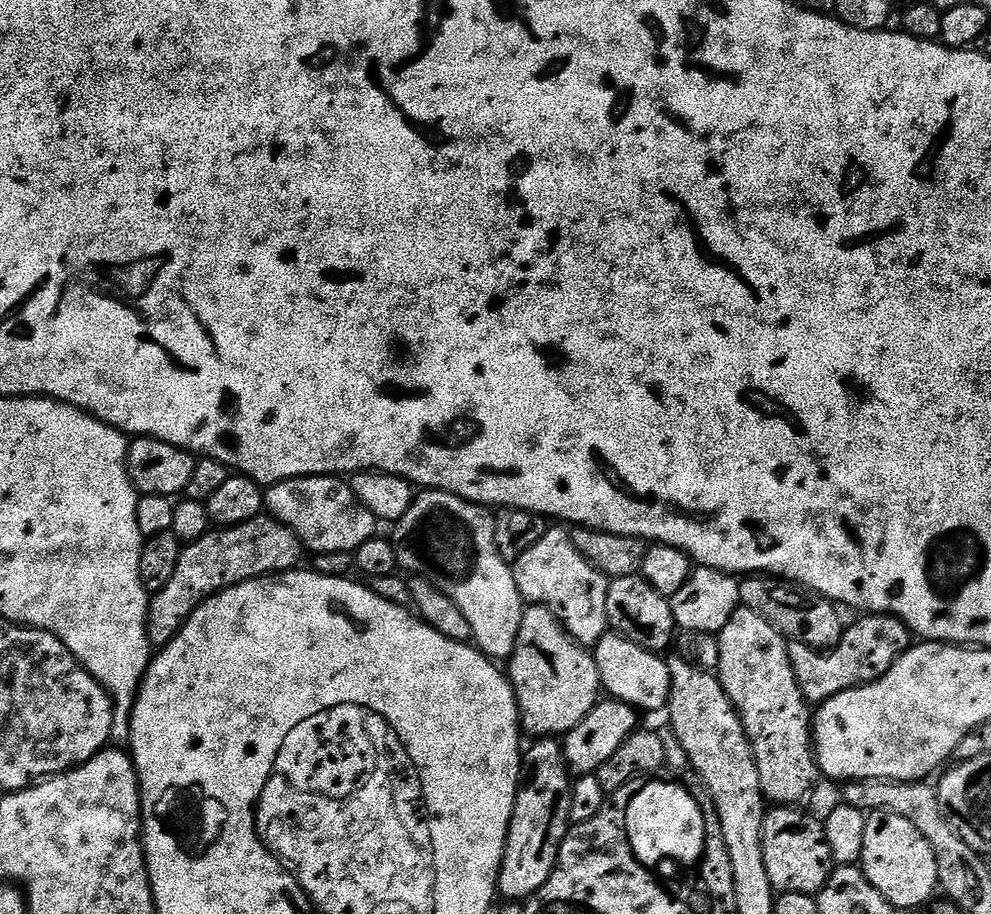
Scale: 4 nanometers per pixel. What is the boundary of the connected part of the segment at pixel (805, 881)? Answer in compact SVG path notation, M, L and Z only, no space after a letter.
M772 806L764 813L762 854L766 858L766 872L770 874L772 887L780 894L797 892L816 896L834 871L823 823L804 812L807 811L796 806Z

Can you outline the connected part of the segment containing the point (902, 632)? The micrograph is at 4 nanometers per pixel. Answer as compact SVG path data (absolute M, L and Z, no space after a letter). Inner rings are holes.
M864 614L856 619L860 620L845 627L838 646L827 654L821 654L817 649L797 640L789 643L790 666L809 705L819 706L832 696L882 678L882 674L886 674L886 670L890 670L890 666L894 666L896 659L907 652L913 643L913 633L895 616Z

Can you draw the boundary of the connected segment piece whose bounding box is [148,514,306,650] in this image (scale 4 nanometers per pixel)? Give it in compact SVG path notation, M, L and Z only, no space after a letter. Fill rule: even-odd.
M267 514L239 524L236 528L209 530L205 536L198 538L198 542L187 545L181 551L174 578L170 578L162 591L151 597L148 606L148 641L153 649L165 648L202 601L247 580L260 580L263 576L299 569L300 555L305 555L305 552L304 545L296 535Z

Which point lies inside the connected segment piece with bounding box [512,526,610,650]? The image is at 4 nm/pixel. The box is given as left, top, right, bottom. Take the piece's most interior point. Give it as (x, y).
(552, 574)

